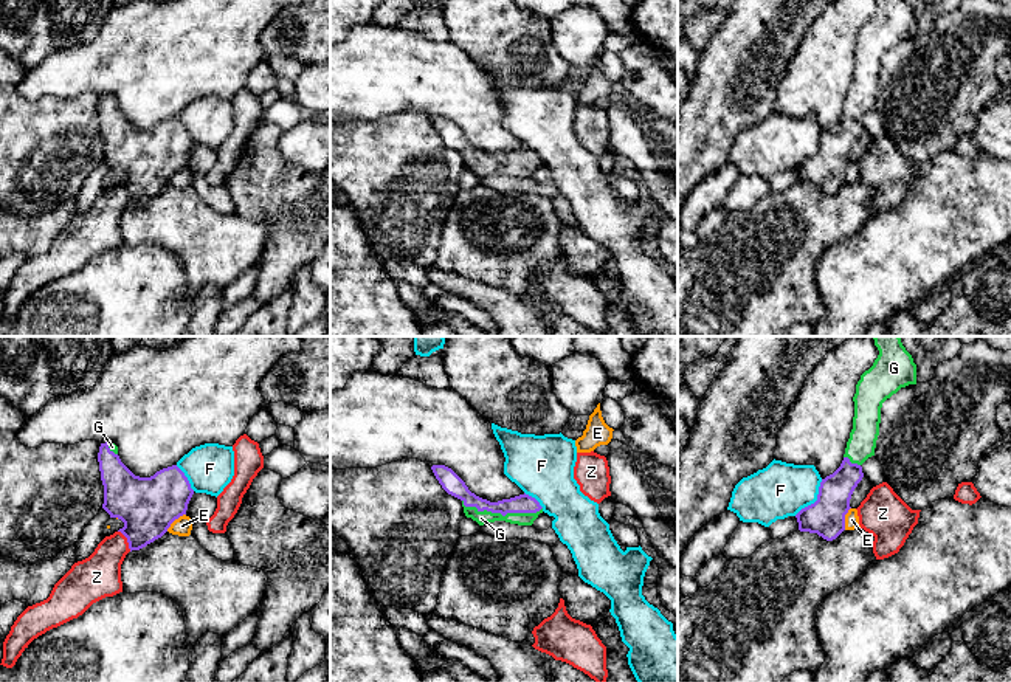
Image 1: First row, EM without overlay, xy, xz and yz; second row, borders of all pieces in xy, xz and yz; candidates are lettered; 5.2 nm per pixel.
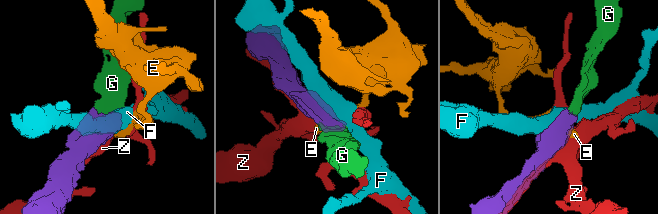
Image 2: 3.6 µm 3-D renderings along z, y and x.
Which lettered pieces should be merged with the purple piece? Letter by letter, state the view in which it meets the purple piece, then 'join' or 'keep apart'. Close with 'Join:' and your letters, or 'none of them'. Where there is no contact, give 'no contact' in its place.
E: contact in xy; keep apart
F: contact in yz; keep apart
G: contact in xz; join
Z: contact in xy; keep apart
Join: G

